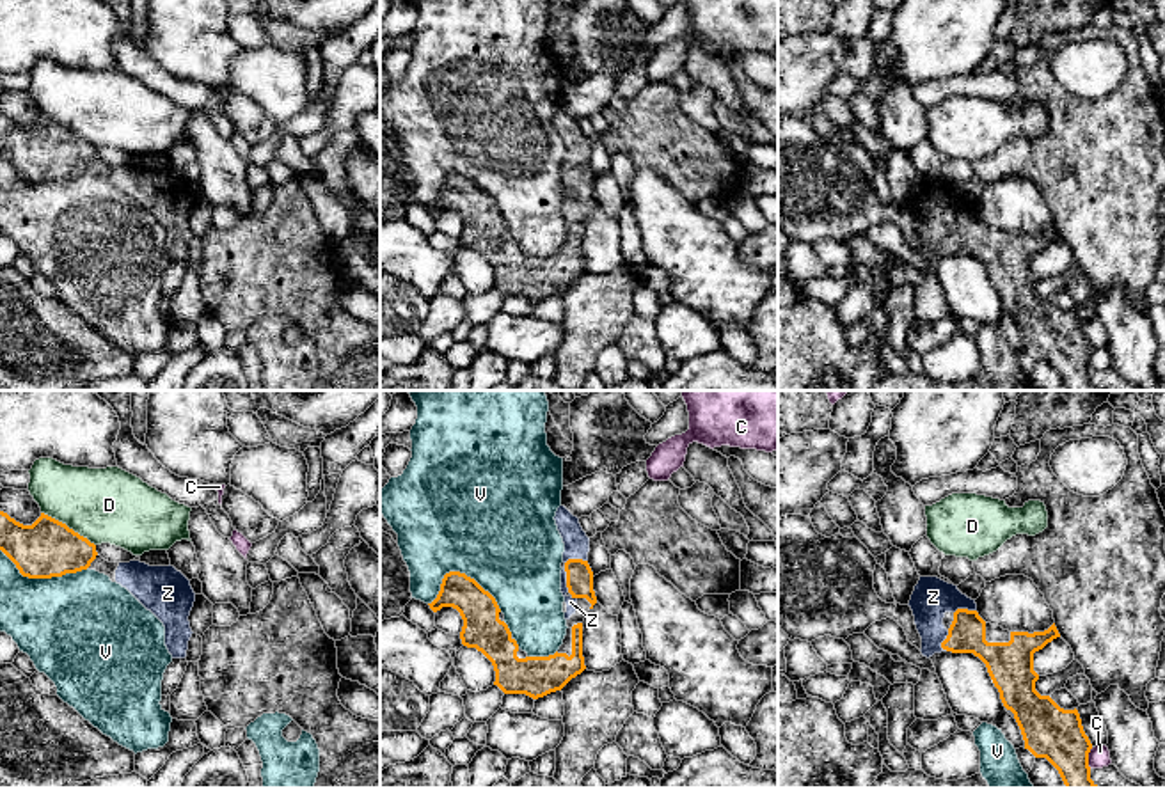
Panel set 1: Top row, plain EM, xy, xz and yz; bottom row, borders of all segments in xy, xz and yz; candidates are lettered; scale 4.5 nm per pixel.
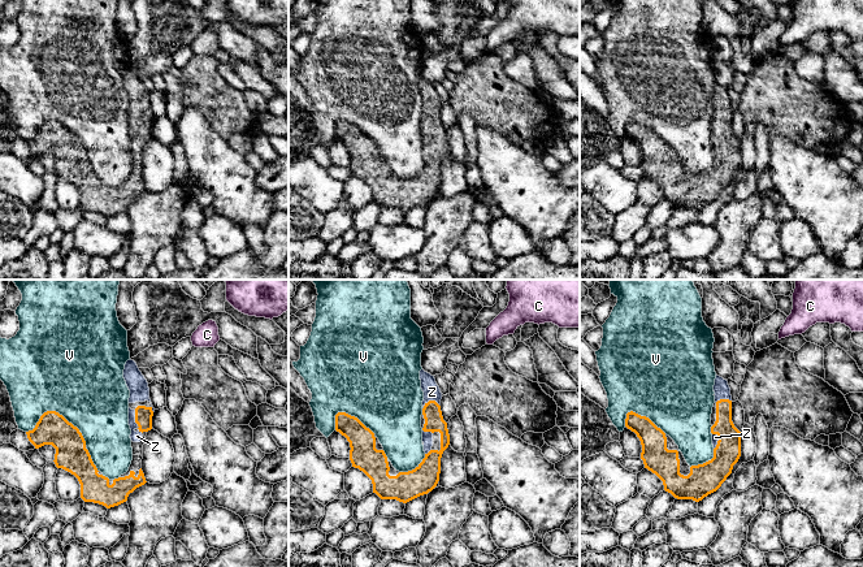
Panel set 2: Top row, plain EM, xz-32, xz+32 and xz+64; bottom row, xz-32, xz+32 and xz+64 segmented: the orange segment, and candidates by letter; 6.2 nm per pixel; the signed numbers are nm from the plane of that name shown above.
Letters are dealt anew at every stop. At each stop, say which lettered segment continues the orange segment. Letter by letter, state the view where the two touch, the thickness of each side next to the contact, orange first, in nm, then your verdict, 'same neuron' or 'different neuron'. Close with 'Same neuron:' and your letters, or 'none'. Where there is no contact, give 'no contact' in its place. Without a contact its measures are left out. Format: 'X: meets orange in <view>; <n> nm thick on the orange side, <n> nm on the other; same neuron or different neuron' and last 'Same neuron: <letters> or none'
C: meets orange in yz; 240 nm thick on the orange side, 100 nm on the other; different neuron
D: meets orange in xy; 260 nm thick on the orange side, 340 nm on the other; different neuron
V: meets orange in xz; 170 nm thick on the orange side, 500 nm on the other; different neuron
Z: meets orange in xz; 130 nm thick on the orange side, 50 nm on the other; same neuron
Same neuron: Z

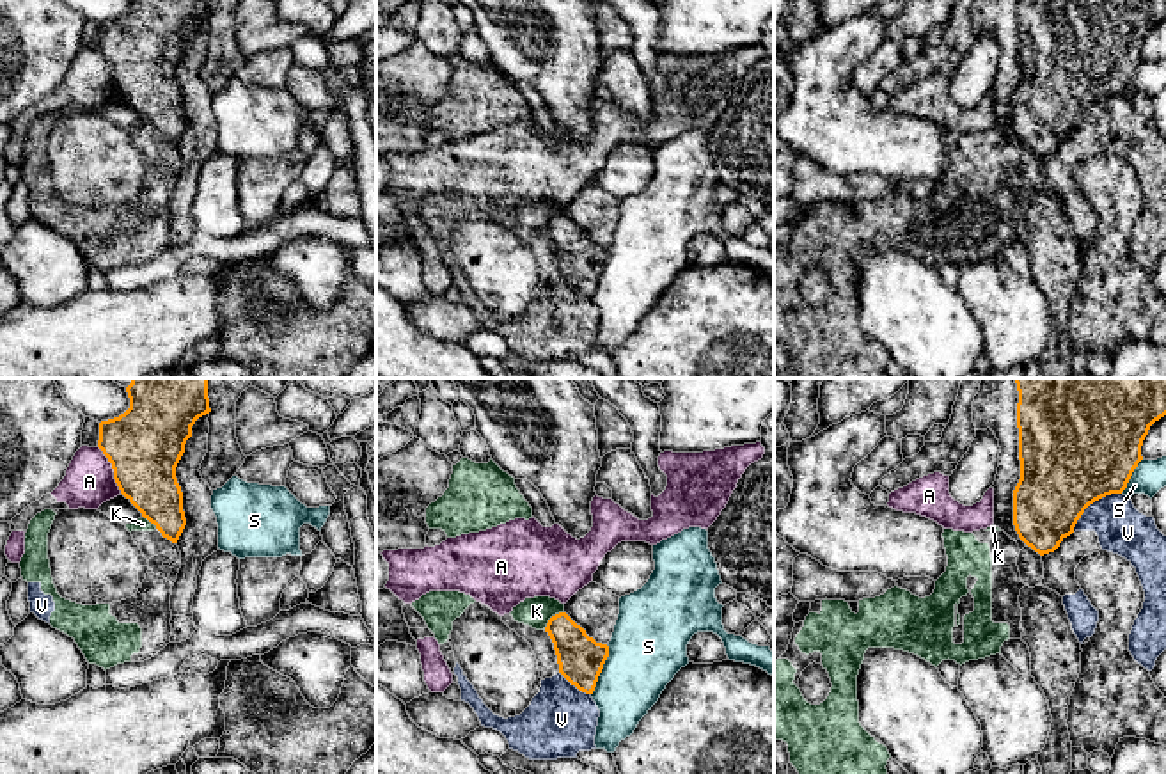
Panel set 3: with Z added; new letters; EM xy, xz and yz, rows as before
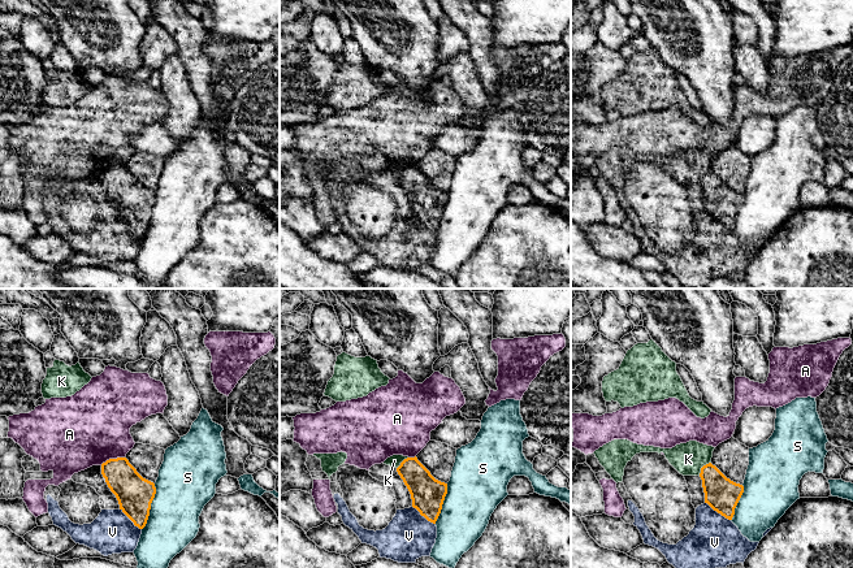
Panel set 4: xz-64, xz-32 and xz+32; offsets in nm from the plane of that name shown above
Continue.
A: meets orange in xy; 340 nm thick on the orange side, 220 nm on the other; different neuron
K: meets orange in xz; 220 nm thick on the orange side, 130 nm on the other; different neuron
S: meets orange in xz; 220 nm thick on the orange side, 340 nm on the other; different neuron
V: meets orange in yz; 480 nm thick on the orange side, 220 nm on the other; different neuron
Same neuron: none

